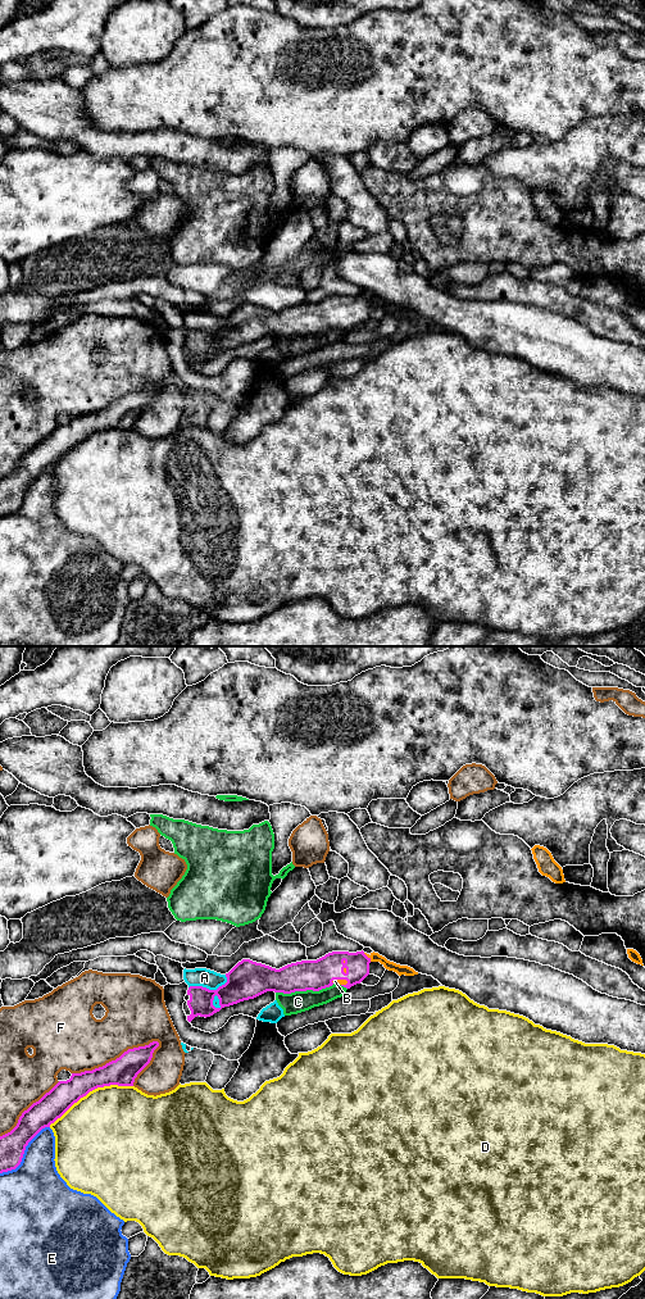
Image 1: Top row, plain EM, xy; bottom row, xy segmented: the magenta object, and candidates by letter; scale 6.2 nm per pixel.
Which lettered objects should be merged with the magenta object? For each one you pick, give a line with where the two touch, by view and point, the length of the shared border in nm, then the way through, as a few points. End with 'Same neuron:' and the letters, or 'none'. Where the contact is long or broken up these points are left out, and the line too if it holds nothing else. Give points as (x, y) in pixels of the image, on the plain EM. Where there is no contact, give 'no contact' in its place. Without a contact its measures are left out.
B: contact xy (367, 300); length 80 nm; way xy (330, 310), (354, 310), (367, 300), (375, 300)
Same neuron: B

